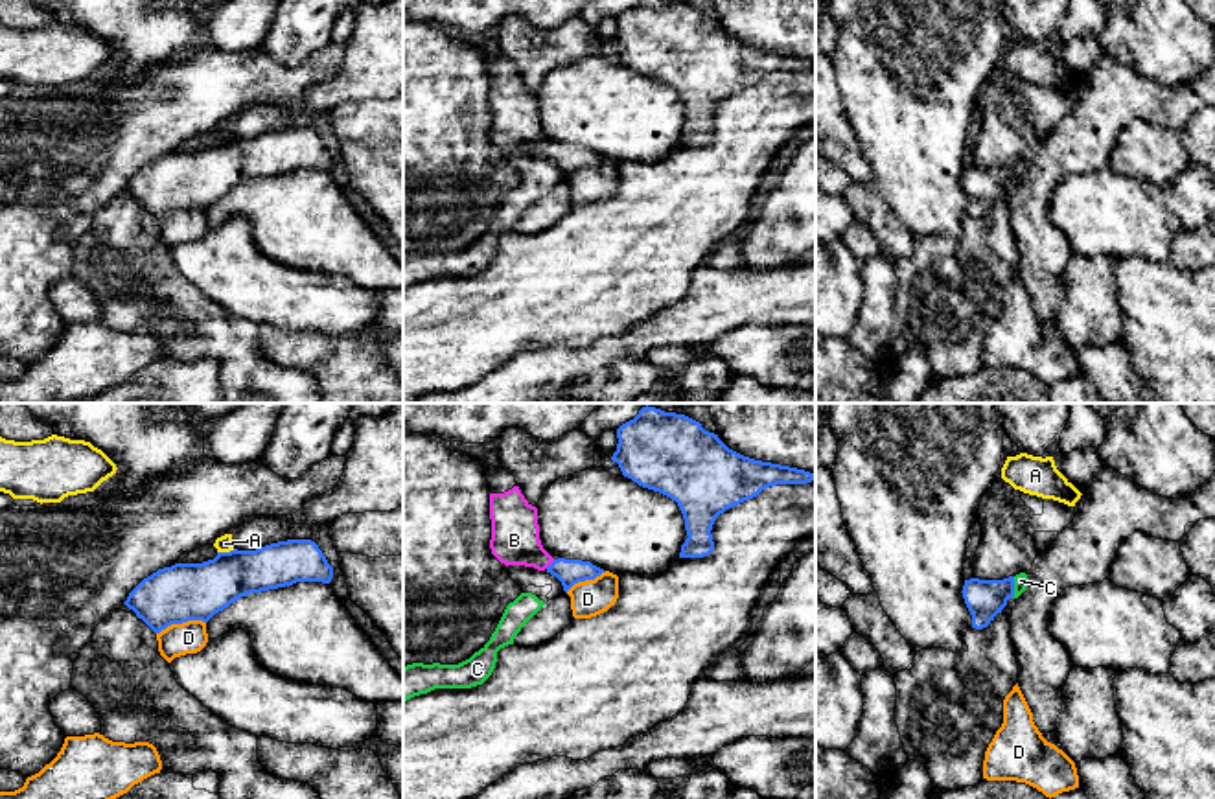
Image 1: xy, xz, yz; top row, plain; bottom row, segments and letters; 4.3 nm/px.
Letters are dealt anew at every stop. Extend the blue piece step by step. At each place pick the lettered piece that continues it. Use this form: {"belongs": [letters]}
{"belongs": ["B"]}

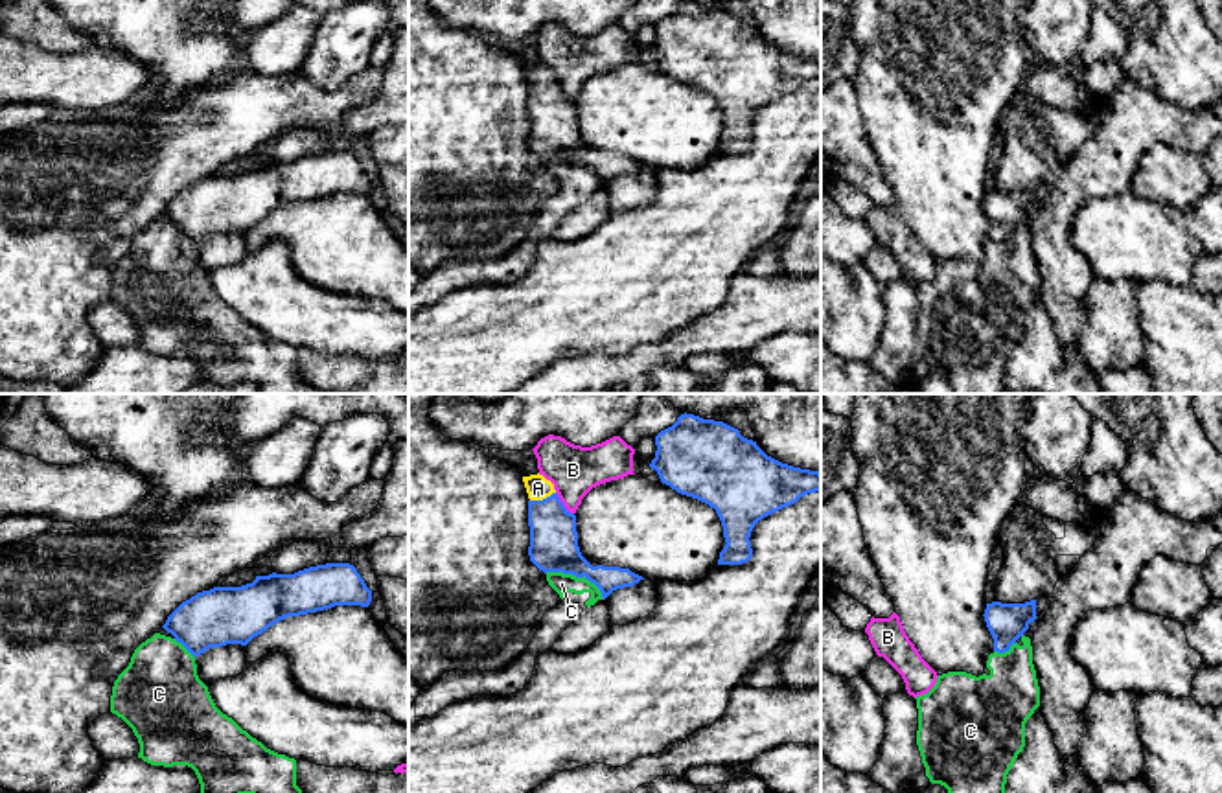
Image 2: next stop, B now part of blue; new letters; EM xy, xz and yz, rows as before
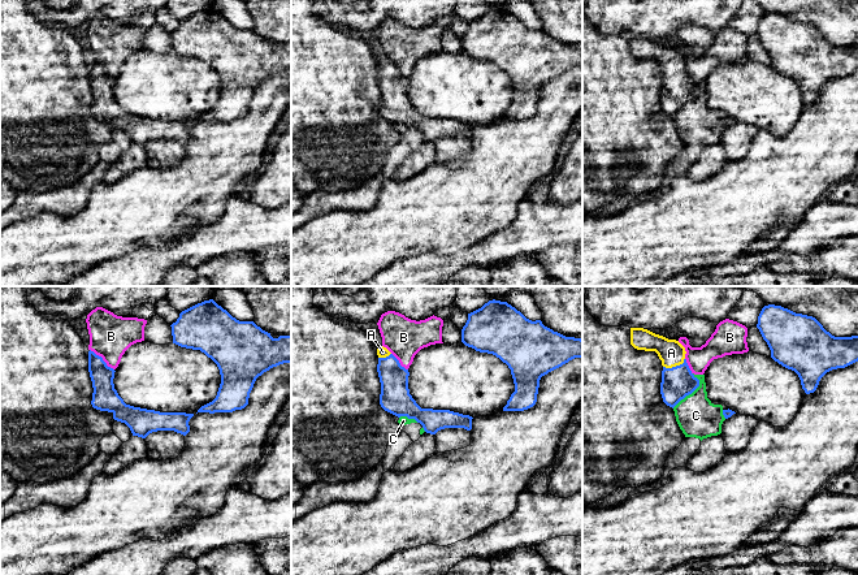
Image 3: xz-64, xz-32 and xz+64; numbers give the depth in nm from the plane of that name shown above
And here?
{"belongs": ["A"]}

